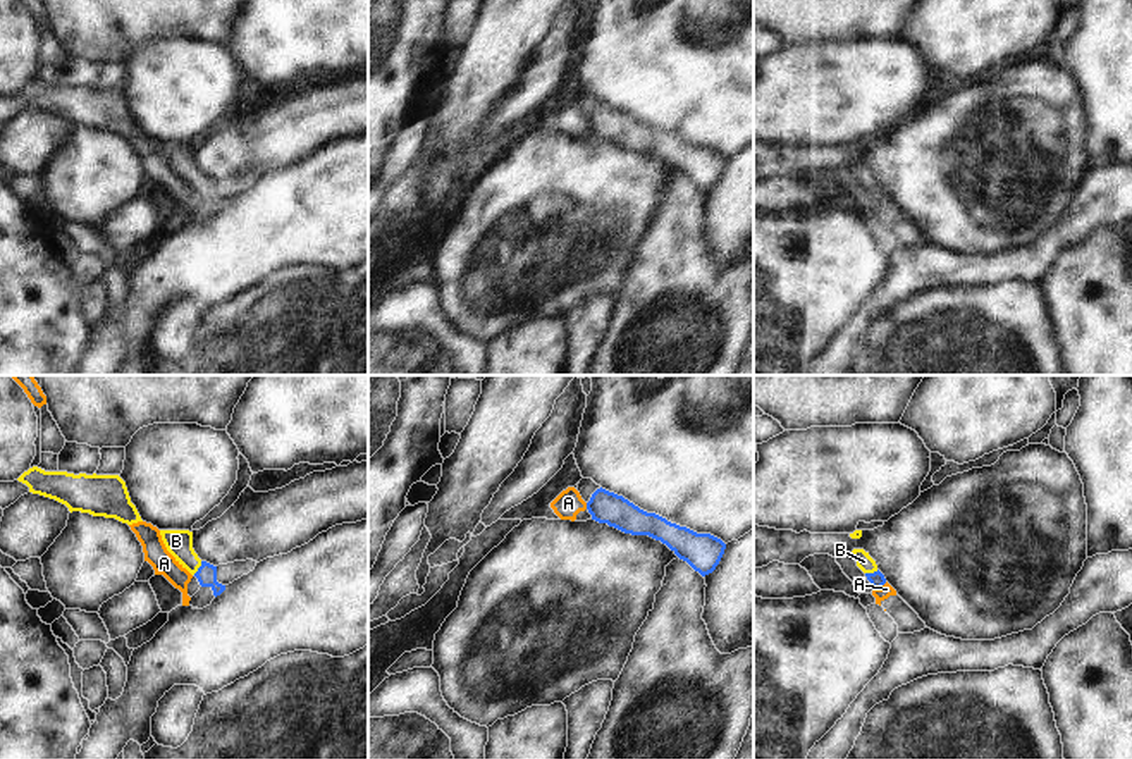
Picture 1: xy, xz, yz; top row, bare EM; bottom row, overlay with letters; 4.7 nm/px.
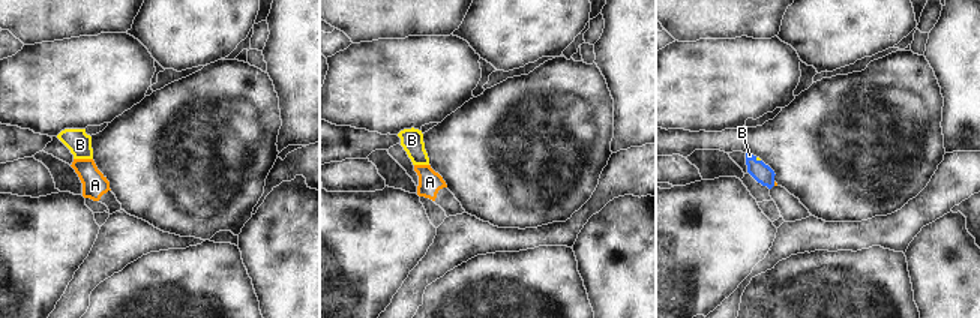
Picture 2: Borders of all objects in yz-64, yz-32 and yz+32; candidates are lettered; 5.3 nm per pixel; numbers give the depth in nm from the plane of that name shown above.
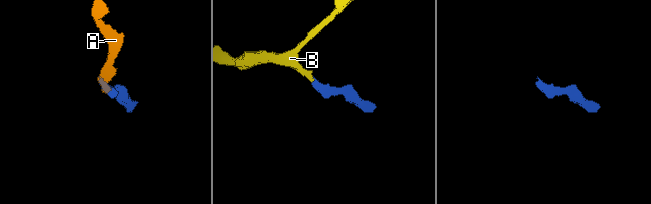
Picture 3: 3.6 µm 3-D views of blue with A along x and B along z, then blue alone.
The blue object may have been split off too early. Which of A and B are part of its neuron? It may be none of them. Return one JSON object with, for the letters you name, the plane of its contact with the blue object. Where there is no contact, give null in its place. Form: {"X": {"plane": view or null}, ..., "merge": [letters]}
{"B": {"plane": "xy"}, "merge": ["B"]}

